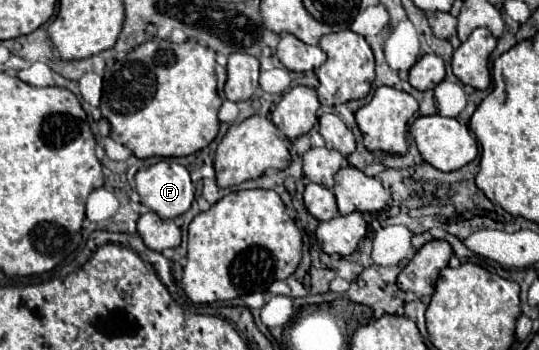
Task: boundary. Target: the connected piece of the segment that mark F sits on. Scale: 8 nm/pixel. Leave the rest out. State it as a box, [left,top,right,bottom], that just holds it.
[135,161,195,219]

